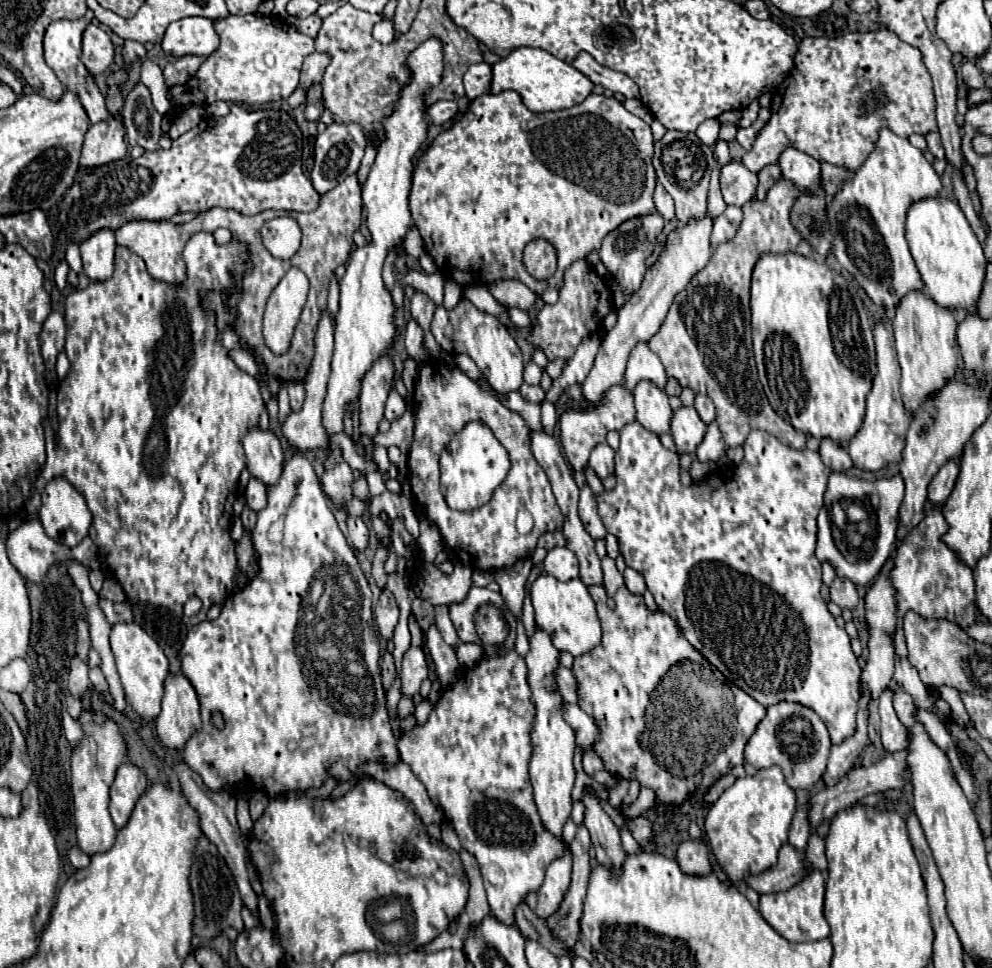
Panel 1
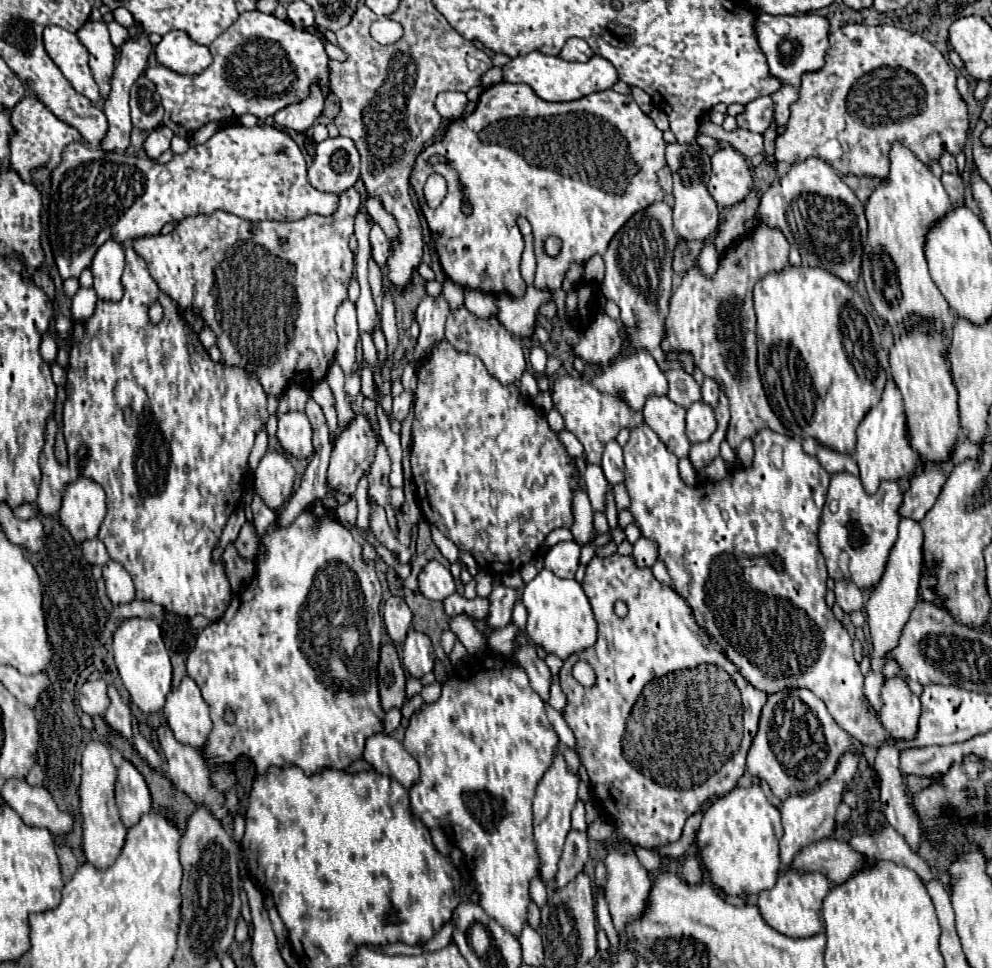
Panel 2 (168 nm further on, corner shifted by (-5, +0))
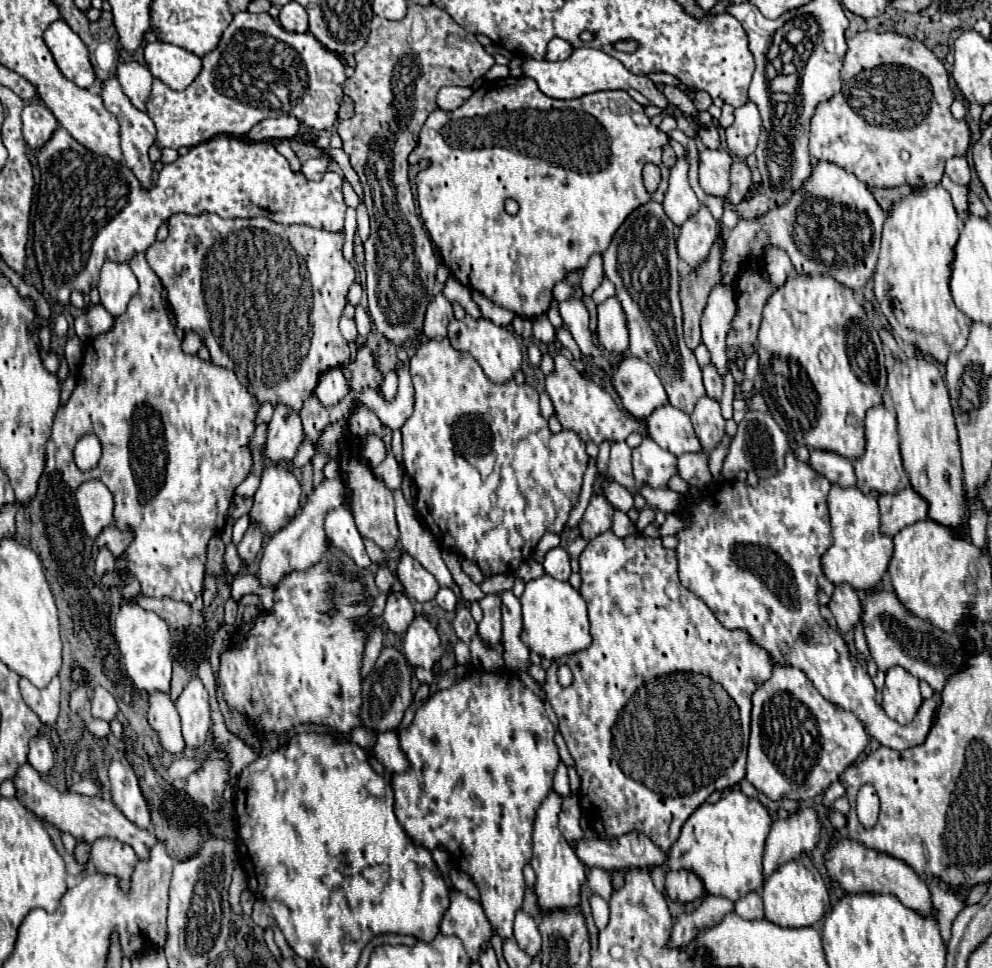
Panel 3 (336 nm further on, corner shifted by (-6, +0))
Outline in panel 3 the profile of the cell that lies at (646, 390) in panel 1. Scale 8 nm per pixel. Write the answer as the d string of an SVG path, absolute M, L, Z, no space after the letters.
M671 404L657 408L647 418L647 432L663 450L669 450L675 456L701 450L689 416Z

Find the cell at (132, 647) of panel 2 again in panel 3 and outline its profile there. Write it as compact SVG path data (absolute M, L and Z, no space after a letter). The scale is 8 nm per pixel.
M135 600L123 602L117 622L115 622L115 640L123 656L127 676L139 690L163 690L169 692L171 682L171 634L167 624L149 610L143 610Z

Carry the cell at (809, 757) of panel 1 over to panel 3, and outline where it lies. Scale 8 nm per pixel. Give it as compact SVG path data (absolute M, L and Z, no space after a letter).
M775 664L771 678L753 692L751 702L751 740L745 778L773 802L781 798L805 800L823 794L869 744L863 722L855 714L827 702L795 666Z

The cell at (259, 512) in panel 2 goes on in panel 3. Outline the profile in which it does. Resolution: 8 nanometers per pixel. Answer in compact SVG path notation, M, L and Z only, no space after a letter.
M251 524L249 530L245 532L241 544L237 546L237 552L239 552L243 568L247 568L249 564L253 564L253 560L261 552L261 548L263 548L263 534L261 534L261 530L259 530L257 524Z

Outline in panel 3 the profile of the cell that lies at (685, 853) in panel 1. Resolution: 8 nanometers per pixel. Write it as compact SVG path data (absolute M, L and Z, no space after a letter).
M667 870L667 874L665 874L665 894L667 894L667 898L671 898L679 904L695 902L703 894L703 884L693 872Z

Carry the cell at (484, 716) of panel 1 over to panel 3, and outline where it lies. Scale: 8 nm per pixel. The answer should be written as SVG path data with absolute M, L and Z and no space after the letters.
M469 672L465 678L457 680L455 686L447 688L447 690L439 690L435 692L415 714L413 724L403 730L399 734L399 746L403 750L403 754L409 760L409 770L403 774L393 774L391 776L391 786L393 786L393 794L395 794L395 816L399 820L399 824L403 826L403 830L407 832L407 836L427 848L427 850L435 850L435 848L443 848L447 852L455 852L455 840L459 844L459 854L461 854L461 870L465 870L473 882L479 886L481 890L481 906L485 910L485 916L489 918L491 926L499 932L501 938L511 938L513 936L513 918L515 912L521 908L523 902L523 892L525 892L525 882L523 882L523 866L531 860L531 850L533 850L533 842L531 842L531 834L533 834L533 820L535 820L535 812L541 806L543 798L547 798L547 794L551 792L553 786L553 774L557 764L561 762L557 746L553 742L553 734L555 734L555 726L551 724L547 710L541 702L541 698L527 688L513 672Z

